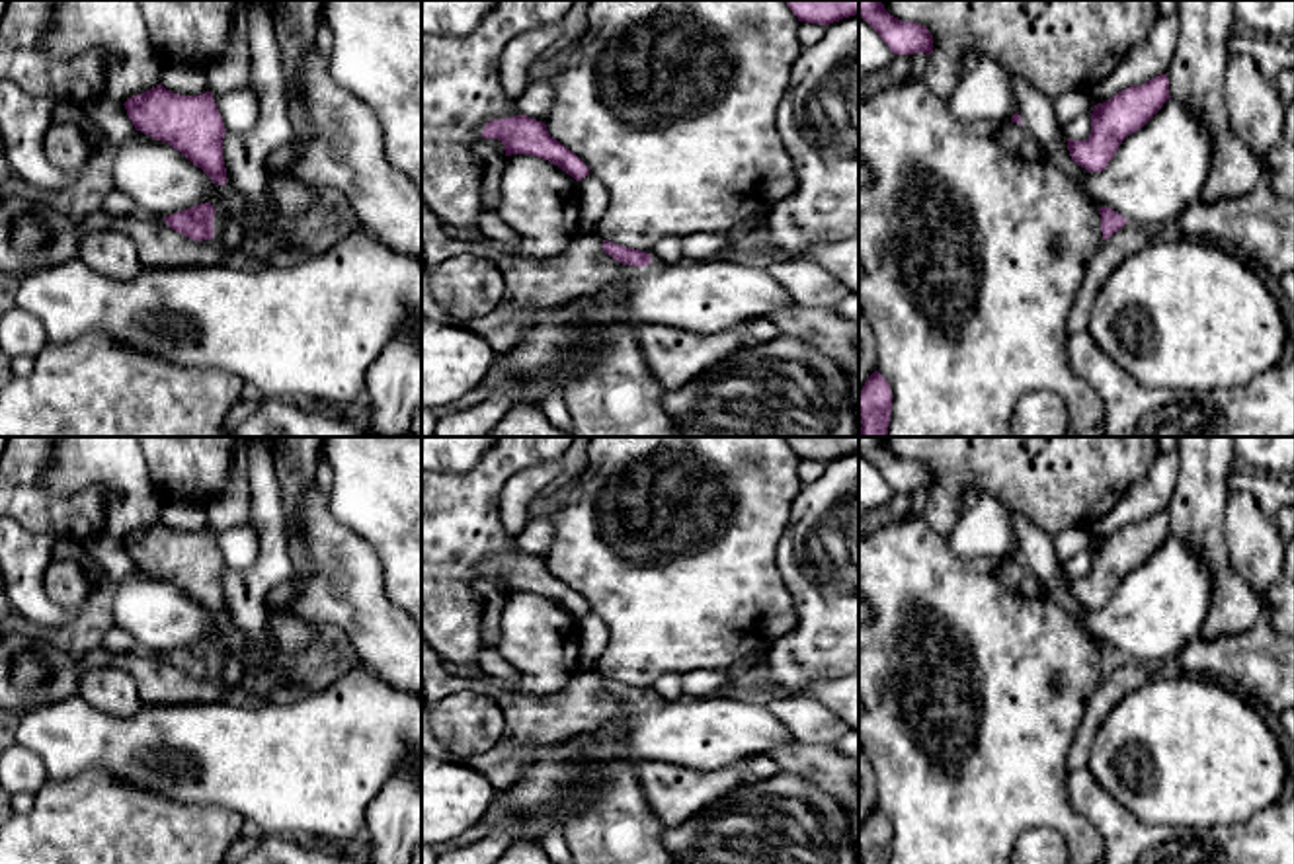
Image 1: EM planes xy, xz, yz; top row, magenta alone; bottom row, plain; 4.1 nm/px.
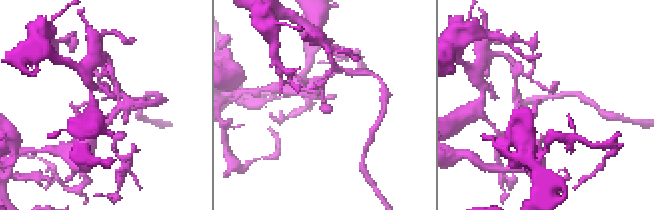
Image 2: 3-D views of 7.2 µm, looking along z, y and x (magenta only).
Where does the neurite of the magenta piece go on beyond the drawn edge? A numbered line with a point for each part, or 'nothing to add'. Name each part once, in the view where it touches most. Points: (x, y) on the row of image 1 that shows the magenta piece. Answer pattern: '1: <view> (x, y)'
nothing to add

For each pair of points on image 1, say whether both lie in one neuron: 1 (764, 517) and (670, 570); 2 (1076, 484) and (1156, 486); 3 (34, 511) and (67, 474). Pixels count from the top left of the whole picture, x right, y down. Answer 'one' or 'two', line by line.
1: one
2: two
3: two

